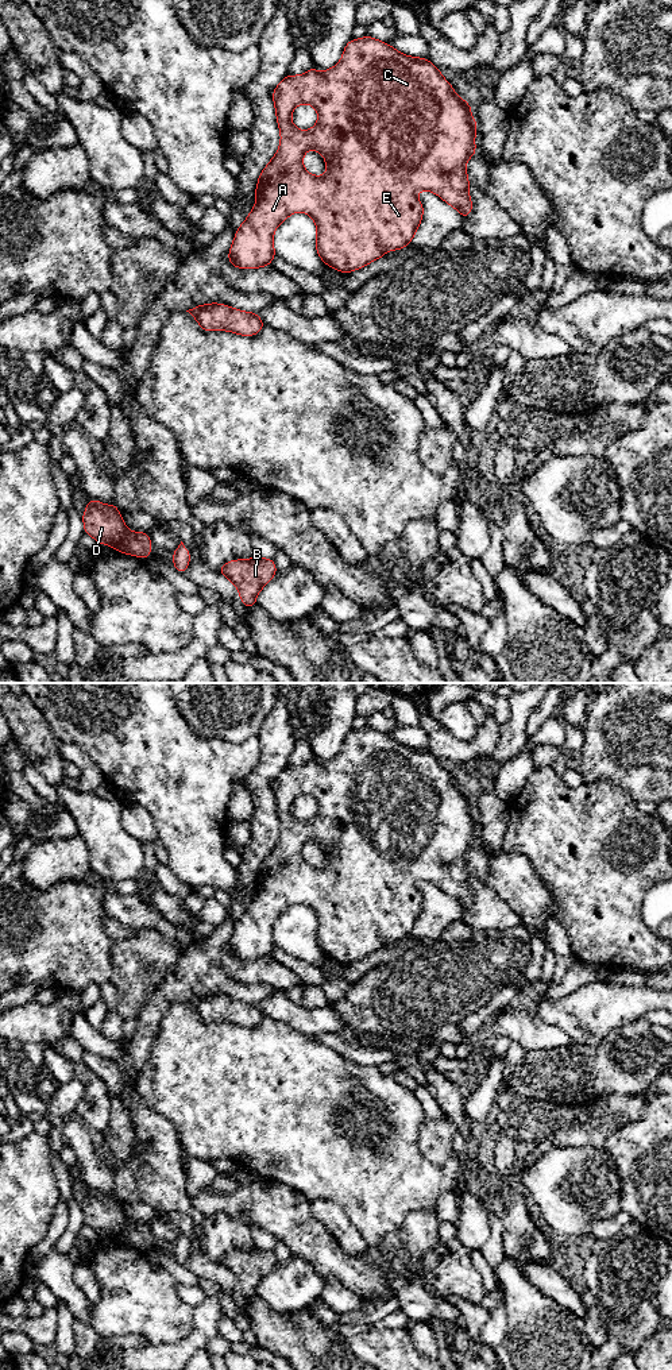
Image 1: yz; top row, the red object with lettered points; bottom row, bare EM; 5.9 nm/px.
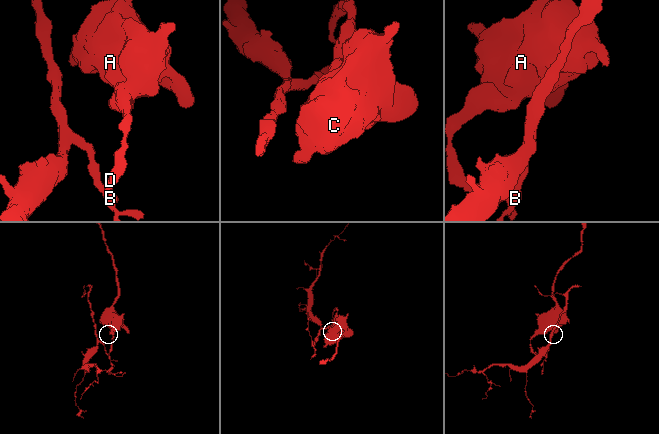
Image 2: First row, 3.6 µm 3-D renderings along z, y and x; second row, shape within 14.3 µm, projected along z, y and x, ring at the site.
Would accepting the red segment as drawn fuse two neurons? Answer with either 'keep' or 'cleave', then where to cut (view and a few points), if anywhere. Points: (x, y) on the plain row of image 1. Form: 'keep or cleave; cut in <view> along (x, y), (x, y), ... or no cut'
cleave; cut in yz along (128, 1222), (115, 1238)

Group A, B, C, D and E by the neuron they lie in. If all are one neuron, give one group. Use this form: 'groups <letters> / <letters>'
groups A C D E / B

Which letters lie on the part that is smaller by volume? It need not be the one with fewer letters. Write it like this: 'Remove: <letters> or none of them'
Remove: B

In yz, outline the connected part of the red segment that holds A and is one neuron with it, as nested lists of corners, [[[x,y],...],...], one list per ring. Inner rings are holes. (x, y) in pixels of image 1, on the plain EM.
[[[368,726],[360,730],[351,730],[345,736],[343,748],[337,756],[323,764],[317,763],[312,757],[301,767],[287,765],[273,782],[273,791],[275,796],[277,814],[281,822],[281,835],[273,850],[259,865],[255,881],[256,896],[251,900],[248,908],[236,922],[228,943],[228,952],[232,957],[237,960],[258,960],[263,957],[271,957],[271,952],[277,945],[273,935],[274,923],[286,908],[296,903],[305,903],[314,911],[317,919],[316,941],[318,948],[323,950],[325,957],[332,957],[343,965],[363,960],[370,953],[383,949],[386,942],[405,939],[412,933],[417,919],[421,915],[424,904],[424,898],[417,889],[417,883],[421,880],[429,881],[441,888],[448,896],[460,903],[463,911],[472,903],[472,891],[468,885],[468,877],[471,875],[467,868],[466,854],[474,845],[476,845],[476,810],[470,806],[472,798],[467,794],[467,791],[461,791],[455,784],[452,776],[441,767],[440,760],[437,760],[425,748],[414,749],[405,746],[397,742],[389,734],[381,733]],[[300,795],[310,795],[317,802],[317,815],[309,822],[298,821],[291,814],[291,803]],[[309,840],[318,842],[325,849],[327,864],[323,868],[312,867],[302,856],[302,849]]]

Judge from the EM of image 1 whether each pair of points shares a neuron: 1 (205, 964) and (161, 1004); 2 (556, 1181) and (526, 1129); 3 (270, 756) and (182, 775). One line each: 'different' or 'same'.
1: same
2: different
3: different

